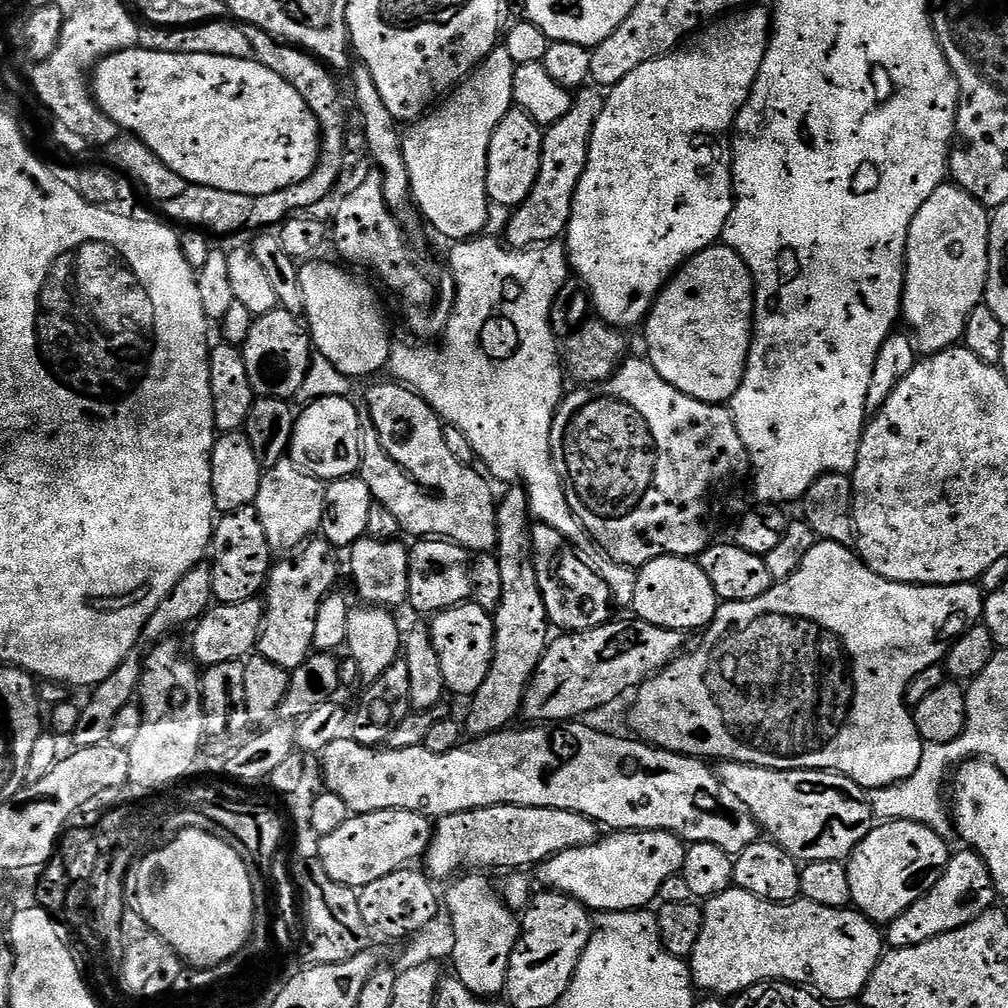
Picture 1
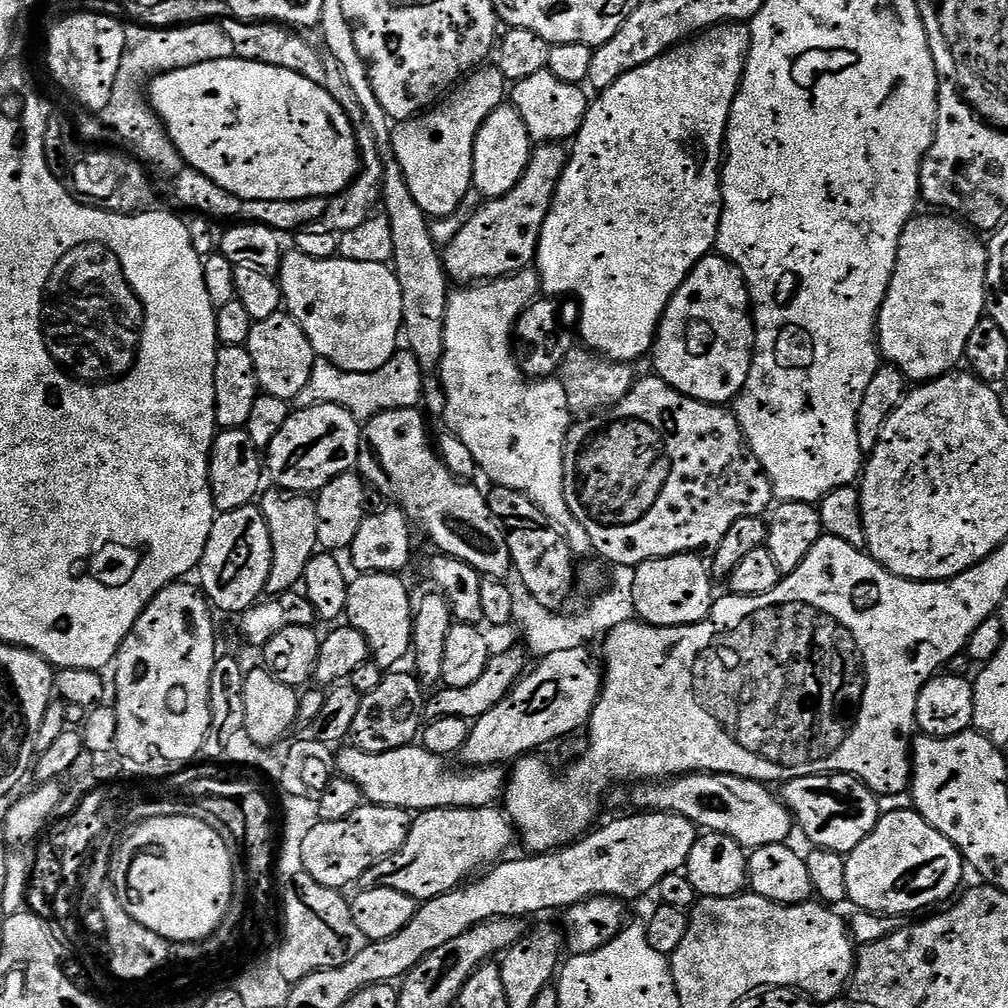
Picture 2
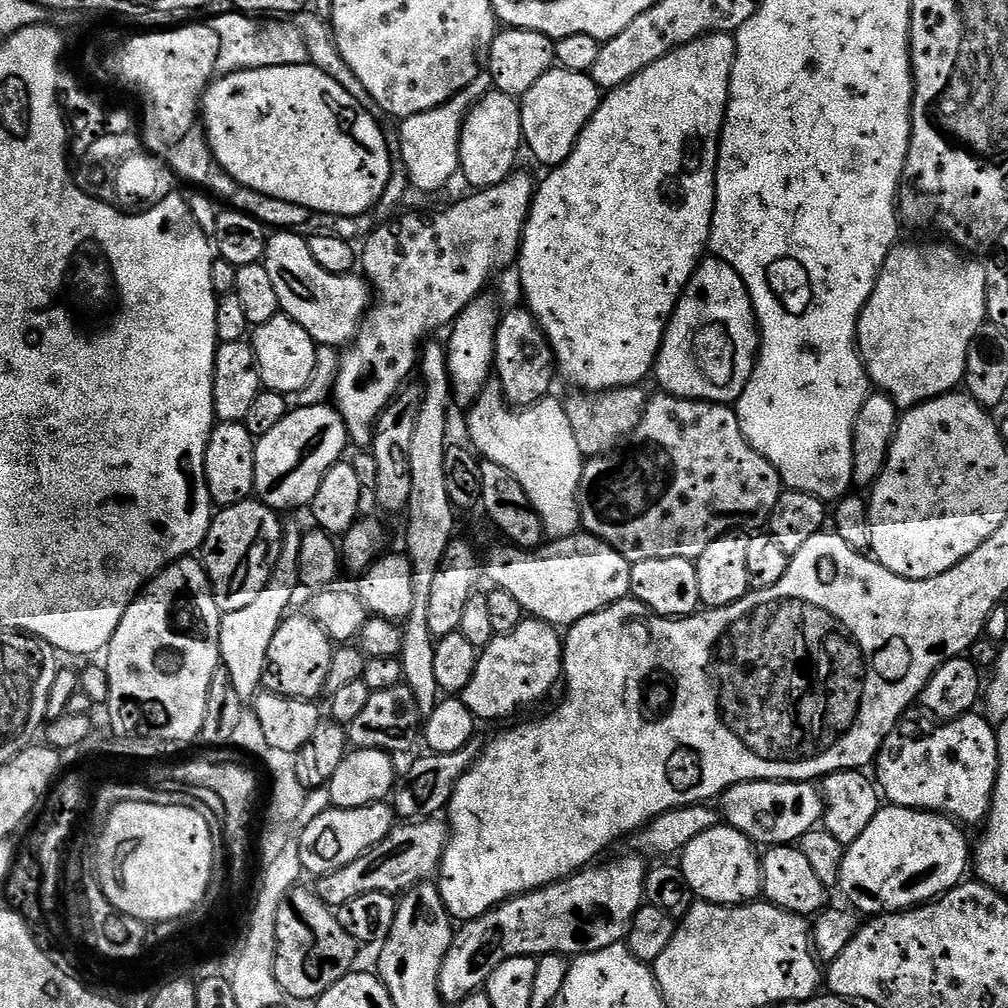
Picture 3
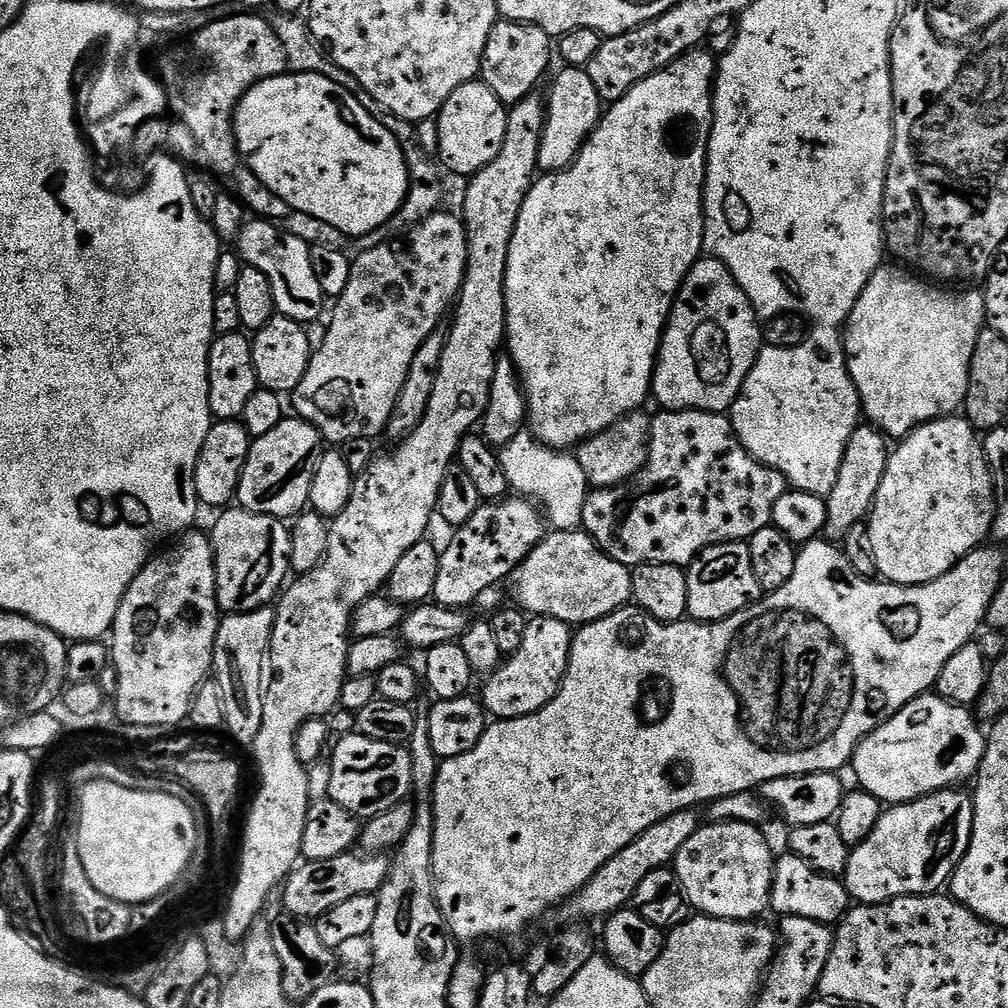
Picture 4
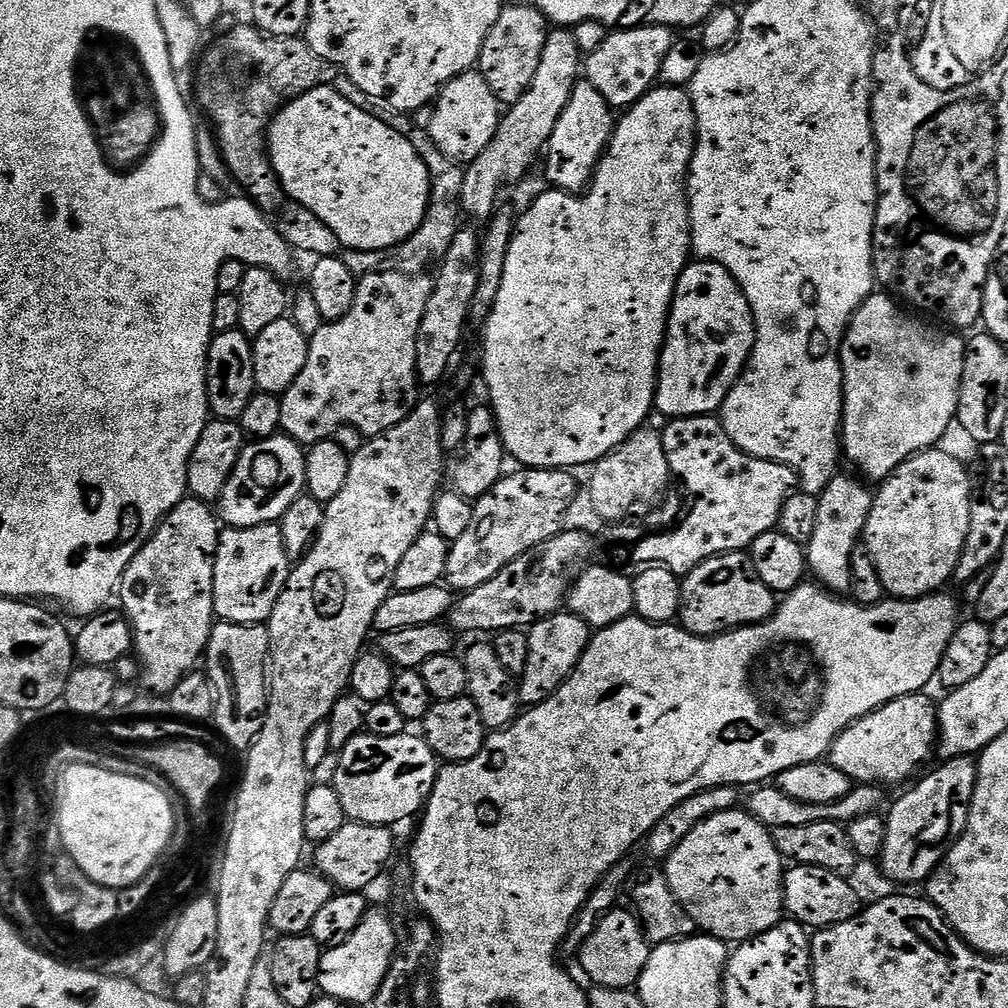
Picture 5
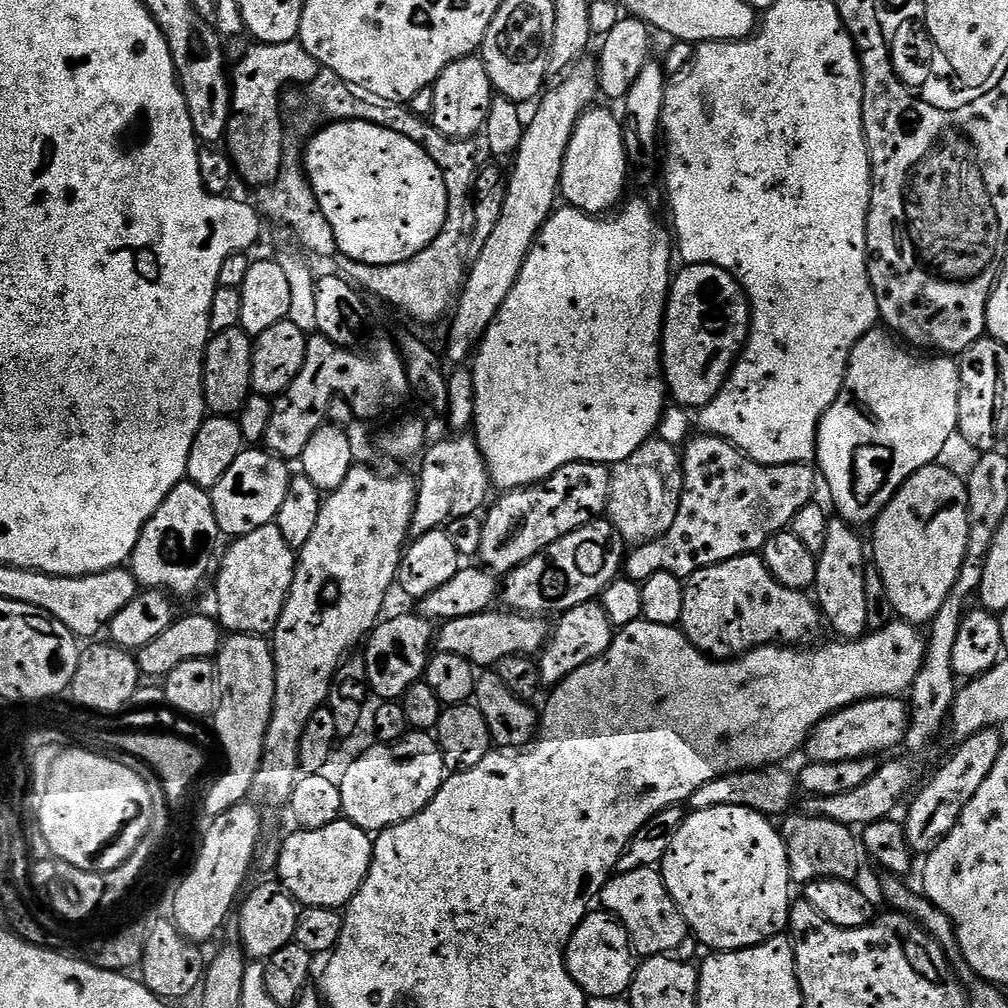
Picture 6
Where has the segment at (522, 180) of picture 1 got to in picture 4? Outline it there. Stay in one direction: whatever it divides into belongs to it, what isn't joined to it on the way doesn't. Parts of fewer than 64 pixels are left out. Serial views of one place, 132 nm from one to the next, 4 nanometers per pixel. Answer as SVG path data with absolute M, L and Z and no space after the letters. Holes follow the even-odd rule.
M477 78L458 86L450 98L442 106L435 117L438 130L438 156L456 176L471 178L478 170L490 166L494 158L498 158L498 150L502 150L502 138L506 138L506 122L508 108Z

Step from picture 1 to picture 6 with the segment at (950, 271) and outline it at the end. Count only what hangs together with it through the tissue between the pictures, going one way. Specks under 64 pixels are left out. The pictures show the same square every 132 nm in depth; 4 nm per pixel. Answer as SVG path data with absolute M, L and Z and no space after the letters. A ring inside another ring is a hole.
M873 330L865 334L852 348L852 353L848 359L848 373L844 376L844 385L840 391L840 397L828 407L826 414L821 418L820 425L816 431L816 454L814 457L815 467L819 475L828 483L828 492L832 495L831 507L836 507L835 515L844 520L847 524L861 526L860 524L875 525L876 520L882 514L882 510L892 501L894 494L903 484L909 480L918 470L922 470L927 464L937 463L944 452L944 447L951 442L952 436L957 435L958 429L958 394L960 393L960 365L955 359L944 354L932 354L929 360L915 360L907 347L901 346L887 331Z

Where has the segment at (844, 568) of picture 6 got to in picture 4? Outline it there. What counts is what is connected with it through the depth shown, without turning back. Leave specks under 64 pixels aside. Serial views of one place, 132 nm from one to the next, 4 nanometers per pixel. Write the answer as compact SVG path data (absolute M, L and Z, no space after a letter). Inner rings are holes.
M864 422L850 434L850 442L846 442L846 450L842 454L842 466L838 470L838 482L834 482L834 490L826 498L828 513L823 535L829 541L843 541L851 528L867 521L872 504L878 494L878 486L882 482L882 474L886 474L886 466L890 455L890 440L879 428Z

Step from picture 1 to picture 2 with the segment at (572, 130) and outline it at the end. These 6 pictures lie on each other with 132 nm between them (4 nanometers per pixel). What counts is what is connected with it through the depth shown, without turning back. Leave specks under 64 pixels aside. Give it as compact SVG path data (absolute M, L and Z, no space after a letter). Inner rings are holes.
M540 142L532 149L532 157L514 190L499 200L485 199L484 205L461 226L456 237L443 249L444 270L449 281L460 286L471 286L477 282L499 280L515 276L533 267L542 226L562 172L566 170L569 149L560 142Z

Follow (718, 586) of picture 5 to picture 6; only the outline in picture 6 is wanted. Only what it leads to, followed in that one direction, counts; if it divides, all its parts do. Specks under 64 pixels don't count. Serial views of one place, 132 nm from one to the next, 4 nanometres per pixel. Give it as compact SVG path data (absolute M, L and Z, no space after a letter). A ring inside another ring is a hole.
M756 554L698 570L684 585L679 627L699 652L713 660L730 660L765 644L803 645L820 624L822 628L819 607L805 593L782 587Z

